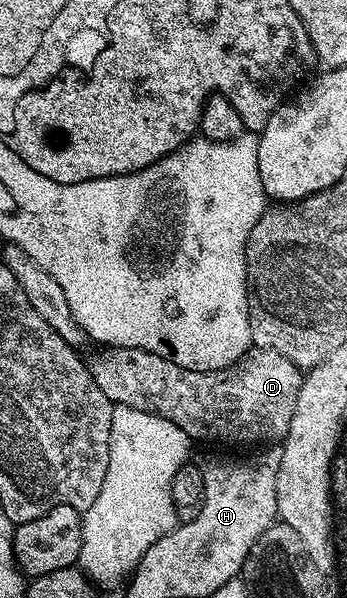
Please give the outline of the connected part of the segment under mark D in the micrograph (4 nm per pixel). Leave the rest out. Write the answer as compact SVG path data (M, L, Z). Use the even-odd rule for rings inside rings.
M106 345L86 359L86 368L110 403L151 411L175 423L183 436L191 440L207 439L230 447L281 444L292 425L296 397L304 378L288 357L263 347L247 351L242 359L223 371L197 371L139 347Z

